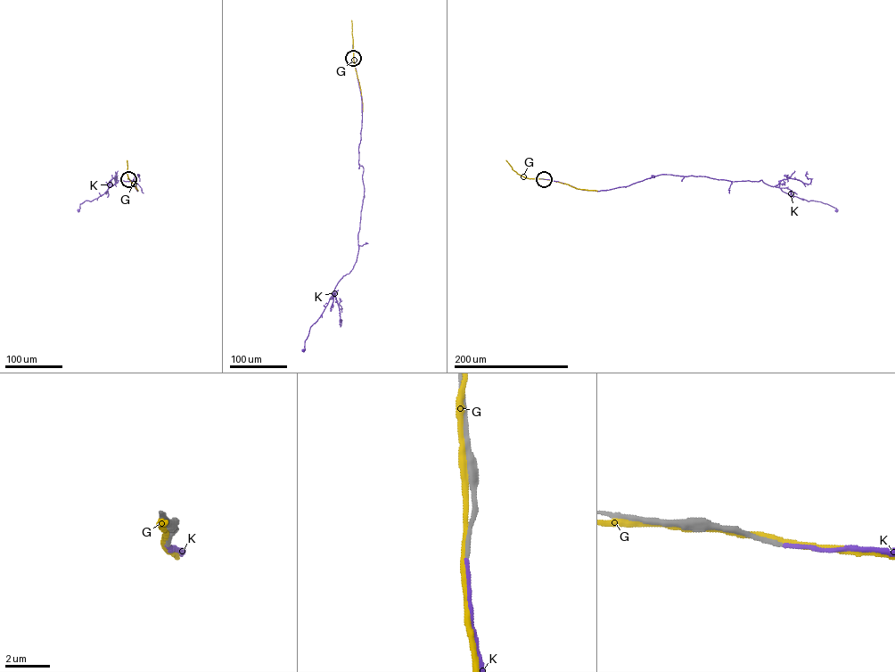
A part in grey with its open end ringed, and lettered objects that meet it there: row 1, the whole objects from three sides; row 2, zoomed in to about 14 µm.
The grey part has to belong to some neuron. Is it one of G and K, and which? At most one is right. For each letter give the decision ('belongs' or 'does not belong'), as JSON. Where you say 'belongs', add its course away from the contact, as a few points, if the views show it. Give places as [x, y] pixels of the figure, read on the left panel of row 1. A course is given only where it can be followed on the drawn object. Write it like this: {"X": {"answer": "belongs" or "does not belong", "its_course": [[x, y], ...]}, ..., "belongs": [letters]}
{"G": {"answer": "does not belong"}, "K": {"answer": "belongs", "its_course": [[128, 179], [137, 191], [134, 178], [137, 174], [134, 182], [119, 180], [101, 196], [80, 203], [78, 210]]}, "belongs": ["K"]}

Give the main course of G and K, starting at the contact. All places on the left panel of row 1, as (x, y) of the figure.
G: (128, 179), (137, 191)
K: (128, 179), (137, 191), (134, 178), (137, 174), (134, 182), (119, 180), (101, 196), (80, 203), (78, 210)

